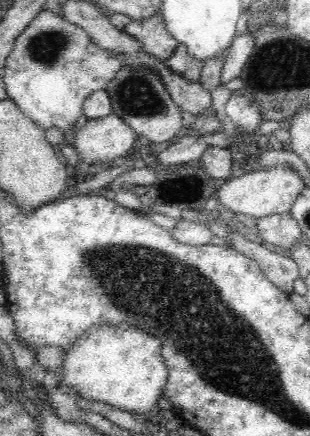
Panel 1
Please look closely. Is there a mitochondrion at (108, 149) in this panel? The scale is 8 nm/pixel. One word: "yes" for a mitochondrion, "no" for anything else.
no

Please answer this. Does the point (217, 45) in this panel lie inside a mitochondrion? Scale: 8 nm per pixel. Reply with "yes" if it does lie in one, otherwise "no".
no

